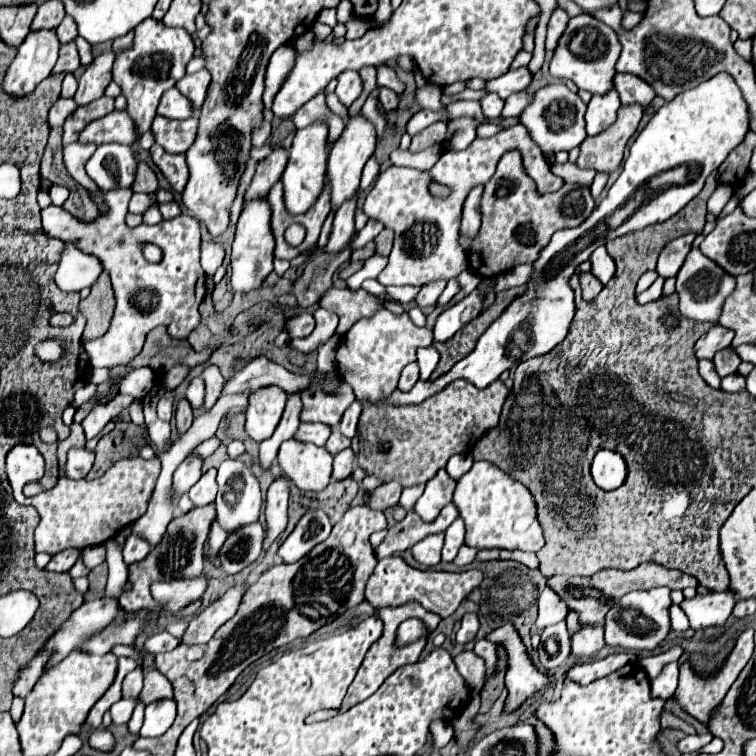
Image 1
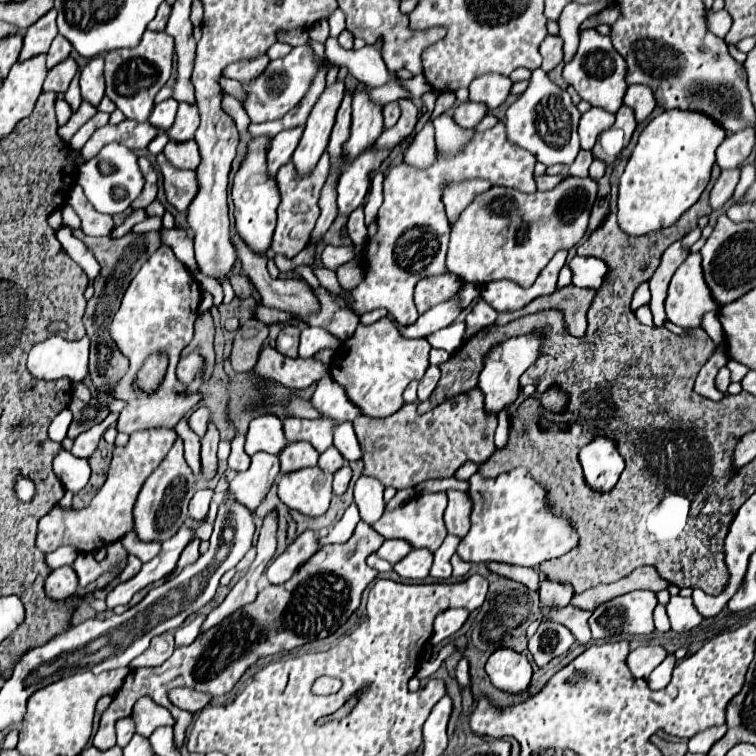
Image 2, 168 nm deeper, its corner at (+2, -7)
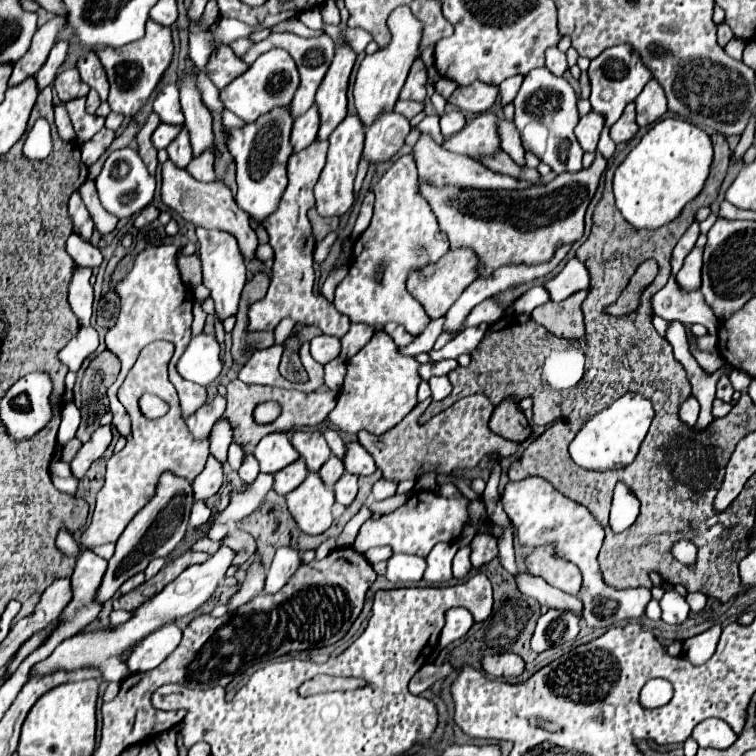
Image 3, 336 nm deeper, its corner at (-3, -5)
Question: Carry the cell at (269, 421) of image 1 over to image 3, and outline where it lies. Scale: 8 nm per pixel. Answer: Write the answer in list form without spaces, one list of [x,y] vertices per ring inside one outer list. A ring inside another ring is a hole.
[[[282,432],[262,438],[254,448],[254,456],[260,462],[260,470],[264,474],[276,474],[300,458],[288,436],[282,436]]]

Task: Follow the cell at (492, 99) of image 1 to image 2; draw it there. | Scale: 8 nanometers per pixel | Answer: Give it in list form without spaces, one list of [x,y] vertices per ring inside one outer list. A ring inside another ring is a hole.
[[[463,102],[455,108],[453,118],[457,124],[461,124],[465,128],[473,128],[487,116],[487,112],[489,112],[489,108],[481,102]]]

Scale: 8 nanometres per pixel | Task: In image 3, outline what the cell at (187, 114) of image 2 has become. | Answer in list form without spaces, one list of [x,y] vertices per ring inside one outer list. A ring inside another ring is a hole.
[[[184,128],[184,132],[182,132],[182,136],[178,136],[178,140],[174,140],[174,144],[170,144],[168,156],[170,156],[170,160],[172,160],[178,168],[186,168],[188,162],[192,160],[190,138],[186,136],[186,128]]]

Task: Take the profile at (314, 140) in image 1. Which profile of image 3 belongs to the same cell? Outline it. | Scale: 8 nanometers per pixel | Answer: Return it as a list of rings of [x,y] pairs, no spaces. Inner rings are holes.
[[[342,42],[336,48],[334,60],[316,92],[316,104],[320,110],[318,138],[328,138],[346,118],[346,90],[354,62],[356,52],[346,42]]]

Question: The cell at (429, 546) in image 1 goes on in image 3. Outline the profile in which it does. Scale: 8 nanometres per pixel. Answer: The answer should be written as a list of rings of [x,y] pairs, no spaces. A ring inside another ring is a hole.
[[[394,554],[388,560],[386,578],[390,582],[418,582],[422,580],[426,560],[412,554]]]

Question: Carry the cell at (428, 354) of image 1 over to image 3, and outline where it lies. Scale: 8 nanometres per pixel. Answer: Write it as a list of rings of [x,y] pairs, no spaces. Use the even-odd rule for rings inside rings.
[[[432,376],[432,378],[428,380],[428,386],[430,386],[430,390],[432,390],[432,400],[434,400],[434,402],[444,400],[444,398],[450,394],[450,390],[452,390],[452,386],[450,386],[450,382],[448,382],[446,376]]]

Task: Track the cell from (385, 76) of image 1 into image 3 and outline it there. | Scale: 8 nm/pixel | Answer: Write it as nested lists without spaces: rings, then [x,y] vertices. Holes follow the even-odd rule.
[[[426,116],[426,118],[418,124],[418,130],[420,130],[420,132],[430,132],[430,134],[434,134],[434,138],[438,140],[438,144],[440,145],[444,142],[444,138],[442,138],[440,132],[438,132],[438,118],[436,118],[436,116]]]

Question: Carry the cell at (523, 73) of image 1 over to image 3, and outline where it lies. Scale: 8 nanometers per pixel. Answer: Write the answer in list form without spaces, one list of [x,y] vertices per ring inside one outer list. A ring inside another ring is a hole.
[[[470,84],[470,86],[458,86],[450,98],[446,100],[450,106],[462,110],[462,112],[486,112],[498,98],[498,88],[490,84]]]

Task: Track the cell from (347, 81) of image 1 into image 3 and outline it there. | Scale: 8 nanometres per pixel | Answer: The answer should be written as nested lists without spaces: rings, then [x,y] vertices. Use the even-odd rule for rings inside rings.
[[[346,116],[344,122],[338,124],[338,128],[330,134],[328,140],[330,140],[330,148],[328,148],[326,166],[314,188],[316,210],[320,216],[342,216],[350,210],[350,206],[354,202],[352,186],[354,186],[354,178],[356,178],[358,160],[360,160],[360,154],[364,148],[364,124],[360,122],[358,116]]]

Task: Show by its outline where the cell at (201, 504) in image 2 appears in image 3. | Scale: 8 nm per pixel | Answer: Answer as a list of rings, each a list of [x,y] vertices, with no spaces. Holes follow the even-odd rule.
[[[196,502],[194,508],[192,508],[192,514],[190,514],[190,526],[202,526],[208,518],[210,518],[210,508],[204,504],[204,502]]]

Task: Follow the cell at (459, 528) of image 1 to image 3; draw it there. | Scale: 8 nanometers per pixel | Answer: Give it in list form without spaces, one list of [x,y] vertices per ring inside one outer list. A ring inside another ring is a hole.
[[[436,544],[436,548],[426,558],[424,580],[432,584],[452,580],[452,558],[458,550],[458,544]]]

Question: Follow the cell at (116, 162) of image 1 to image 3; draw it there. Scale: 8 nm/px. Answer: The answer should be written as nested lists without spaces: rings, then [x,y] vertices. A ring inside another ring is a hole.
[[[120,148],[108,156],[100,176],[96,178],[96,188],[98,188],[98,196],[100,196],[102,206],[110,214],[114,214],[118,218],[130,218],[152,202],[156,180],[154,180],[154,176],[148,174],[146,164],[142,162],[142,158],[138,156],[136,150]]]

